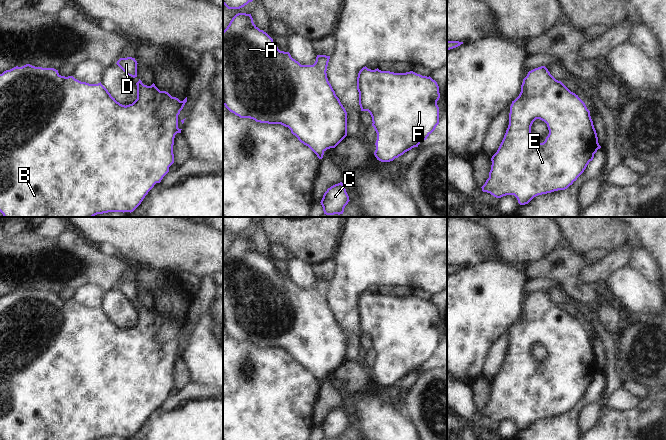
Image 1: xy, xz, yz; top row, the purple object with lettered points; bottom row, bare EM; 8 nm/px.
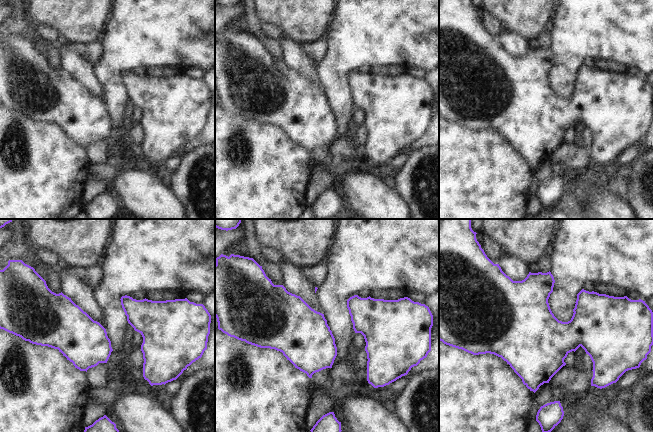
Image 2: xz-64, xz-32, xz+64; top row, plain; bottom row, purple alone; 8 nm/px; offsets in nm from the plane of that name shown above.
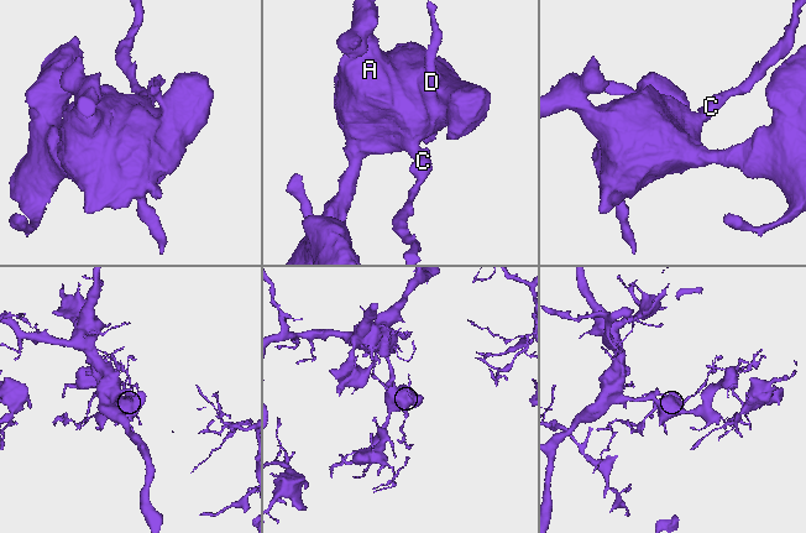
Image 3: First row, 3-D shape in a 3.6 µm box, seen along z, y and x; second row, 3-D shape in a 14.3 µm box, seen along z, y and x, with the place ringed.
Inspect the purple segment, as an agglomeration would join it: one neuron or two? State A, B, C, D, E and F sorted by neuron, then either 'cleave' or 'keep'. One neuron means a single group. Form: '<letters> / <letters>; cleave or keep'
A B C D E F; keep

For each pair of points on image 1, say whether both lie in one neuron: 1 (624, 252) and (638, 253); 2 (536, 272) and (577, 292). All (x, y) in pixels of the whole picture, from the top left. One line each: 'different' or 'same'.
1: different
2: same

